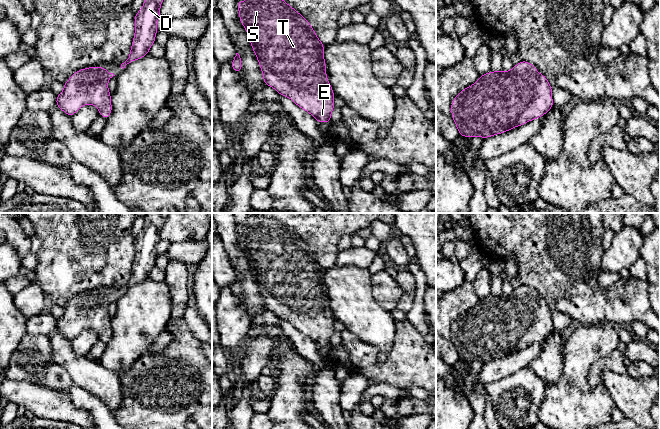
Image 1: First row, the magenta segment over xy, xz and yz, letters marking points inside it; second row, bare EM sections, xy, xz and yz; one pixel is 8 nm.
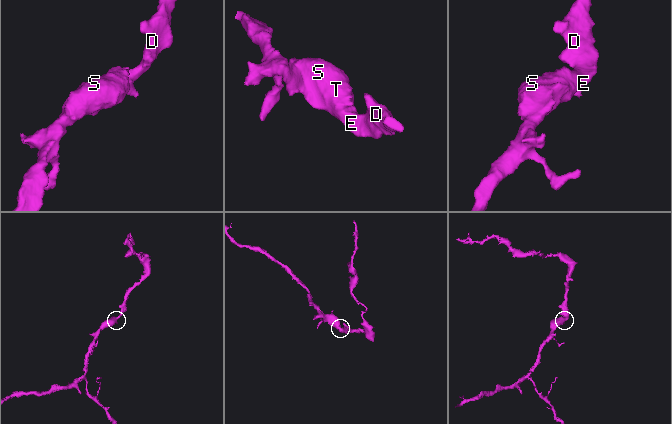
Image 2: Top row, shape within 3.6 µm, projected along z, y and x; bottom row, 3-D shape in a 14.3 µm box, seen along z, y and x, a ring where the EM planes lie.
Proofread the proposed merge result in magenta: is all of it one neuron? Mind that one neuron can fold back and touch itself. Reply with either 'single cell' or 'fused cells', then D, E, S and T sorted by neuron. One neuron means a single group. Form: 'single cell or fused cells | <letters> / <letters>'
single cell | D E S T

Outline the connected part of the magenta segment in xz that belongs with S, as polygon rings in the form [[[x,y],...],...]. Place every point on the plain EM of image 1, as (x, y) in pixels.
[[[256,214],[246,225],[237,224],[239,243],[249,261],[253,276],[259,286],[265,310],[272,311],[279,319],[291,323],[298,331],[310,337],[320,347],[330,347],[335,332],[334,316],[327,303],[324,283],[325,269],[318,263],[311,248],[283,223]]]

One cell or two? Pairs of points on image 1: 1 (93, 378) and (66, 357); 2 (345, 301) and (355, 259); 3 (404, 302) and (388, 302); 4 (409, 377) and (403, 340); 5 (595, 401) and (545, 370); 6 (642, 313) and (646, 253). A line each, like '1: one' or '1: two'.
1: one
2: two
3: two
4: one
5: two
6: two

